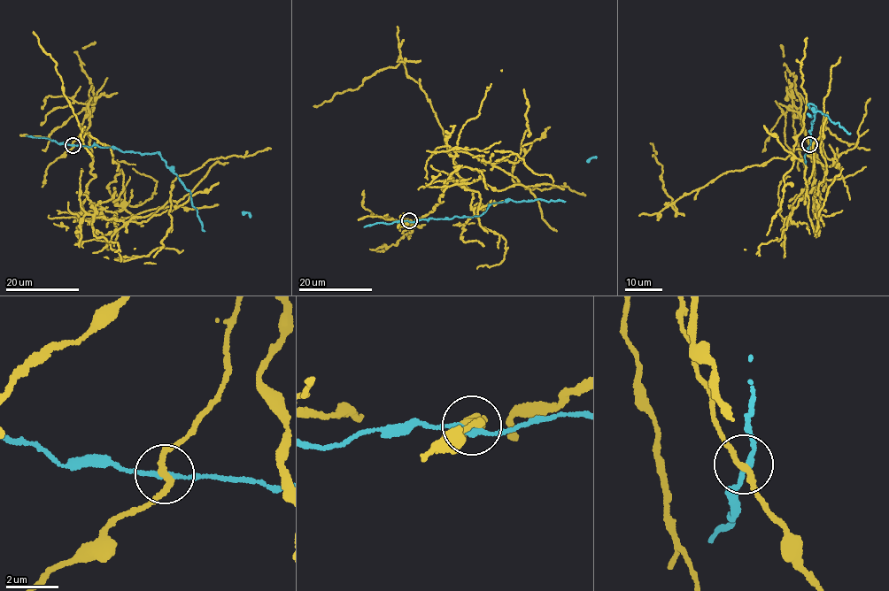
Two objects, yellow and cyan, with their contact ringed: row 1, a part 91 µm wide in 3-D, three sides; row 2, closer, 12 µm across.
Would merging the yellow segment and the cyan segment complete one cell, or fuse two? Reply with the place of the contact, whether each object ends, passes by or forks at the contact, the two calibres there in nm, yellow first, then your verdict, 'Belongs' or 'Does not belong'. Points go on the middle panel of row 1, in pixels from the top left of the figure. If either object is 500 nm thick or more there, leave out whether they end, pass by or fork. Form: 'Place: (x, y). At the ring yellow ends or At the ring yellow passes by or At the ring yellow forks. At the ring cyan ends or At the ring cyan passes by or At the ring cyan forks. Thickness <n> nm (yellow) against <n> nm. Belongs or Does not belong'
Place: (409, 220). At the ring yellow passes by. At the ring cyan passes by. Thickness 220 nm (yellow) against 190 nm. Does not belong

